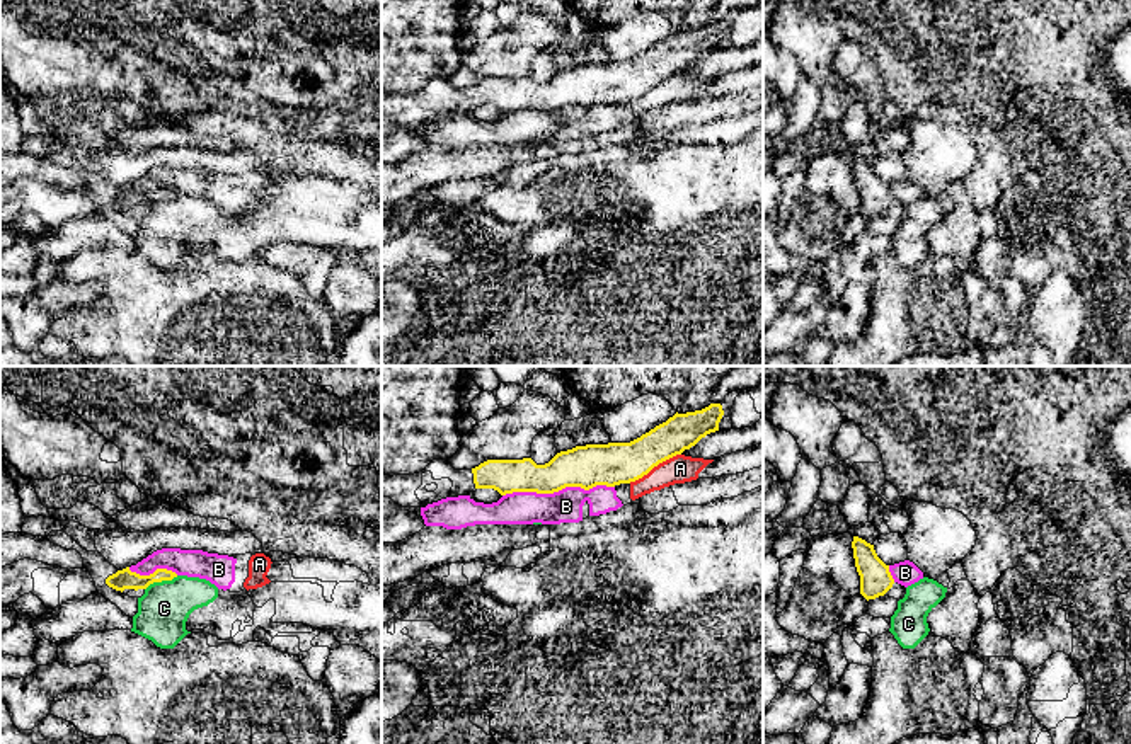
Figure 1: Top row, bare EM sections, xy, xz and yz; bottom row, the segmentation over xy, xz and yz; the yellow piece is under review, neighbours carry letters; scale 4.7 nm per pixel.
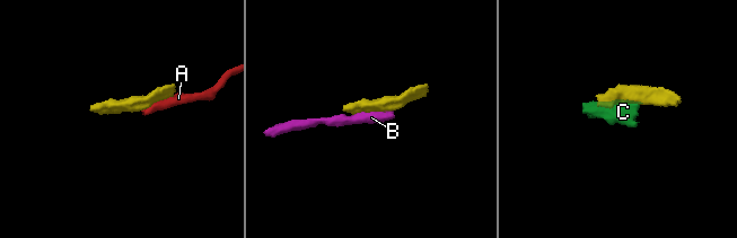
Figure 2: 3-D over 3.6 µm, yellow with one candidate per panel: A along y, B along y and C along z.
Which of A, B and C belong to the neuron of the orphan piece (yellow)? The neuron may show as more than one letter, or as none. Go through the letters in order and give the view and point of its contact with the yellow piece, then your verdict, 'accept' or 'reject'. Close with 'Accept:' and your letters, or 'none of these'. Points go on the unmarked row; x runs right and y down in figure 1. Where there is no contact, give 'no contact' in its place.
A: contact xz (654, 84); reject
B: contact xz (557, 109); reject
C: contact xy (160, 200); reject
Accept: none of these

